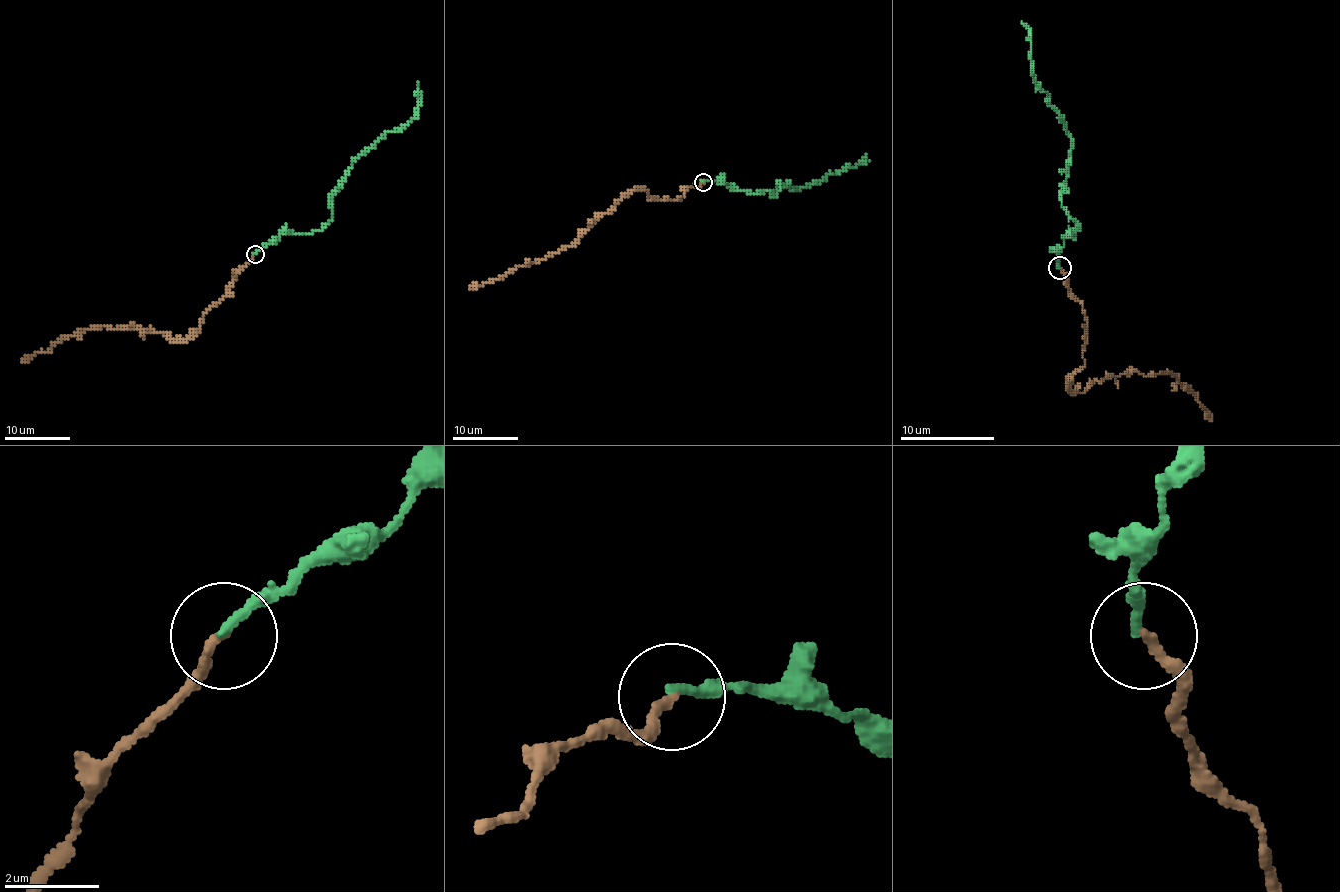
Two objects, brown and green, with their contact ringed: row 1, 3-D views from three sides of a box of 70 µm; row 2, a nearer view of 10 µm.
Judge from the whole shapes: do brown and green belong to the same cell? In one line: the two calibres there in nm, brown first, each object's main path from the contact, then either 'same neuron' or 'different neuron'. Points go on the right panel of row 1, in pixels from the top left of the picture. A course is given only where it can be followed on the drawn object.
200 nm thick on the brown side, 190 nm on the other; brown runs (1059, 268), (1087, 324), (1085, 364), (1071, 390), (1082, 393), (1134, 372), (1167, 372), (1212, 421); green runs (1059, 268), (1059, 249), (1075, 237), (1078, 223), (1061, 204), (1071, 136), (1031, 70), (1031, 30), (1021, 21); same neuron

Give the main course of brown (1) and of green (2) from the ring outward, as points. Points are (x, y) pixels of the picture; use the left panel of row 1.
1: (255, 254), (186, 340), (173, 342), (159, 332), (135, 327), (97, 327), (64, 337), (49, 350), (21, 361)
2: (255, 254), (283, 233), (319, 231), (328, 223), (329, 196), (352, 162), (415, 116), (418, 81)

